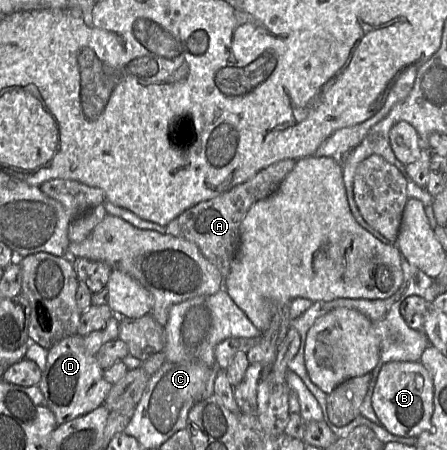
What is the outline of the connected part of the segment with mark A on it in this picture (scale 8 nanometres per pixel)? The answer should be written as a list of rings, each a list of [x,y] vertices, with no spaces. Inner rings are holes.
[[[284,159],[261,171],[231,190],[200,202],[185,210],[166,226],[166,233],[196,244],[206,259],[214,264],[225,278],[240,244],[240,225],[249,209],[256,202],[272,195],[294,169],[297,160]]]

